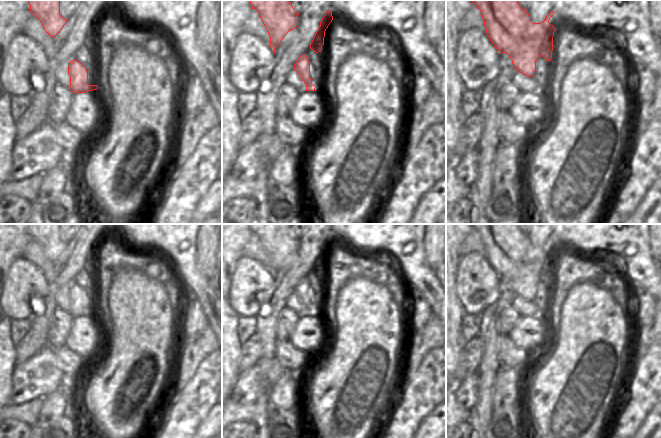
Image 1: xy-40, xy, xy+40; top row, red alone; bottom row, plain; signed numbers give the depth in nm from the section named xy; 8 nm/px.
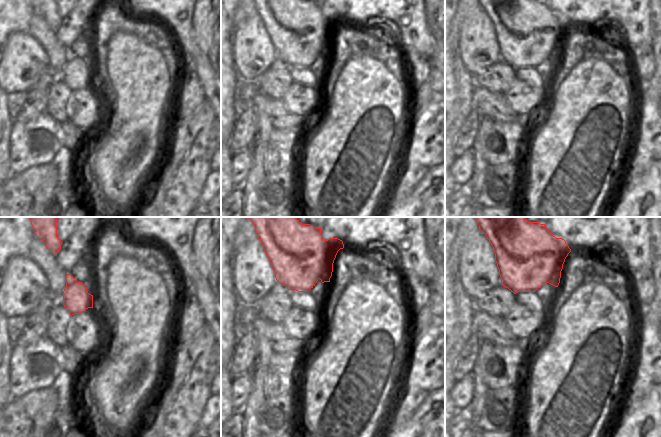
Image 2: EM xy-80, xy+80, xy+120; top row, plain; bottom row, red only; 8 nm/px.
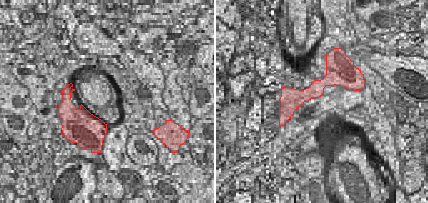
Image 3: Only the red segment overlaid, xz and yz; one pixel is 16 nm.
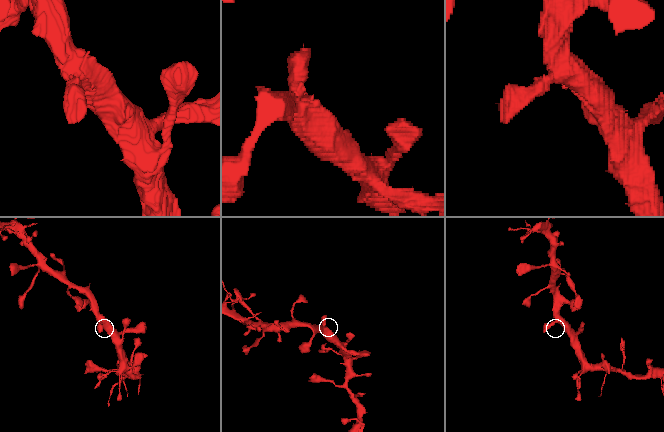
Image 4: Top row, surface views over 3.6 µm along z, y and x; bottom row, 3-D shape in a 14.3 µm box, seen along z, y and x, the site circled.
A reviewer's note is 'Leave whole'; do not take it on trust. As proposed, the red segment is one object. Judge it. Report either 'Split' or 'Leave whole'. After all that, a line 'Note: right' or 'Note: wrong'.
Leave whole.
Note: right

